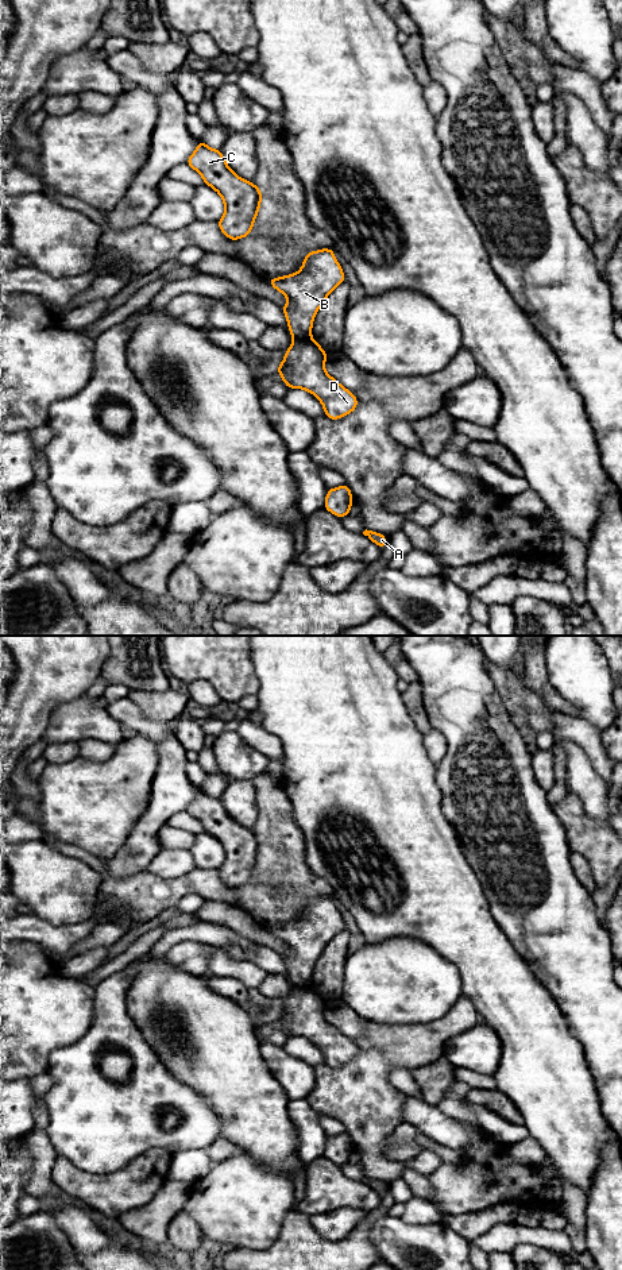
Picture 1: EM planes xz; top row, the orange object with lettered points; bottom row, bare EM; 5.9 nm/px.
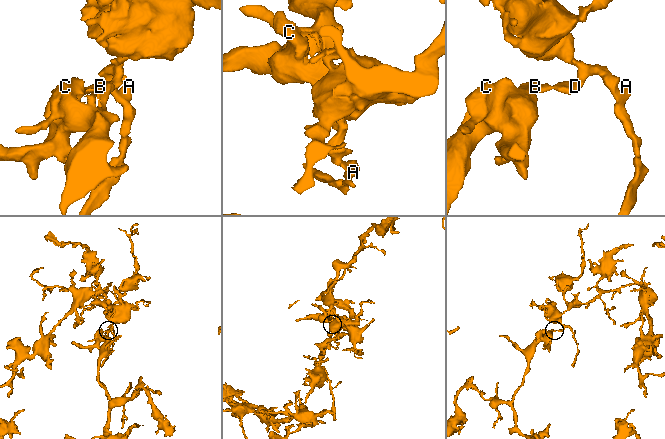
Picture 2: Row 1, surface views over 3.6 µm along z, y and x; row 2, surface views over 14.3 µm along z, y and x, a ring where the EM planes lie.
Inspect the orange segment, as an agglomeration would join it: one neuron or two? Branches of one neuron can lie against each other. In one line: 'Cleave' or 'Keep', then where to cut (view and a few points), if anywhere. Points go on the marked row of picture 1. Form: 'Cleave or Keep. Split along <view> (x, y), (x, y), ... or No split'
Cleave. Split along xz (310, 339), (296, 342)

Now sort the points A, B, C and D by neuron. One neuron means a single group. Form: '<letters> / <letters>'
A D / B C

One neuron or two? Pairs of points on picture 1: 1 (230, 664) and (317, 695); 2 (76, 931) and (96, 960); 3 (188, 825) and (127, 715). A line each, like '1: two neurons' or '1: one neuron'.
1: two neurons
2: two neurons
3: two neurons

